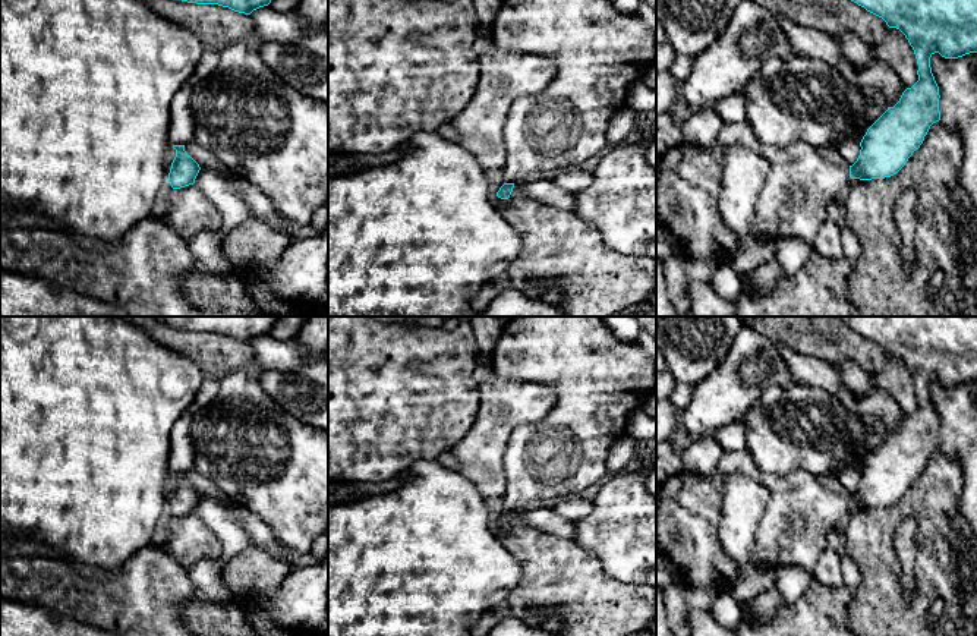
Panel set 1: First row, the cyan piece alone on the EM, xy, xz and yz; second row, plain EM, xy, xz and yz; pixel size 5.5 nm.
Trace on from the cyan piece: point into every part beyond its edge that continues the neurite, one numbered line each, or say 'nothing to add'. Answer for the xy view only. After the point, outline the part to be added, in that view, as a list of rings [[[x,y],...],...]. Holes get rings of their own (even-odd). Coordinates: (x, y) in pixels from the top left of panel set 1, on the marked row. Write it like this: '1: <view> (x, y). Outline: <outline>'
nothing to add

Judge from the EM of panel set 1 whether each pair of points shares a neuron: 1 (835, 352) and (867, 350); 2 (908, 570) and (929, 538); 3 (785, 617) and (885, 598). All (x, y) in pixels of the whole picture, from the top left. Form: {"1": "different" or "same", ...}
{"1": "same", "2": "different", "3": "different"}

